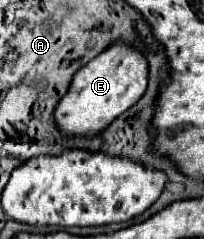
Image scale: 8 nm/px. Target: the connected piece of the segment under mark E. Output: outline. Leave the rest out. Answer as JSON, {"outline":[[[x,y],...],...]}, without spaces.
{"outline":[[[124,40],[112,42],[104,52],[74,74],[68,94],[56,108],[56,122],[68,134],[92,136],[106,128],[116,116],[134,106],[148,86],[148,60]]]}

